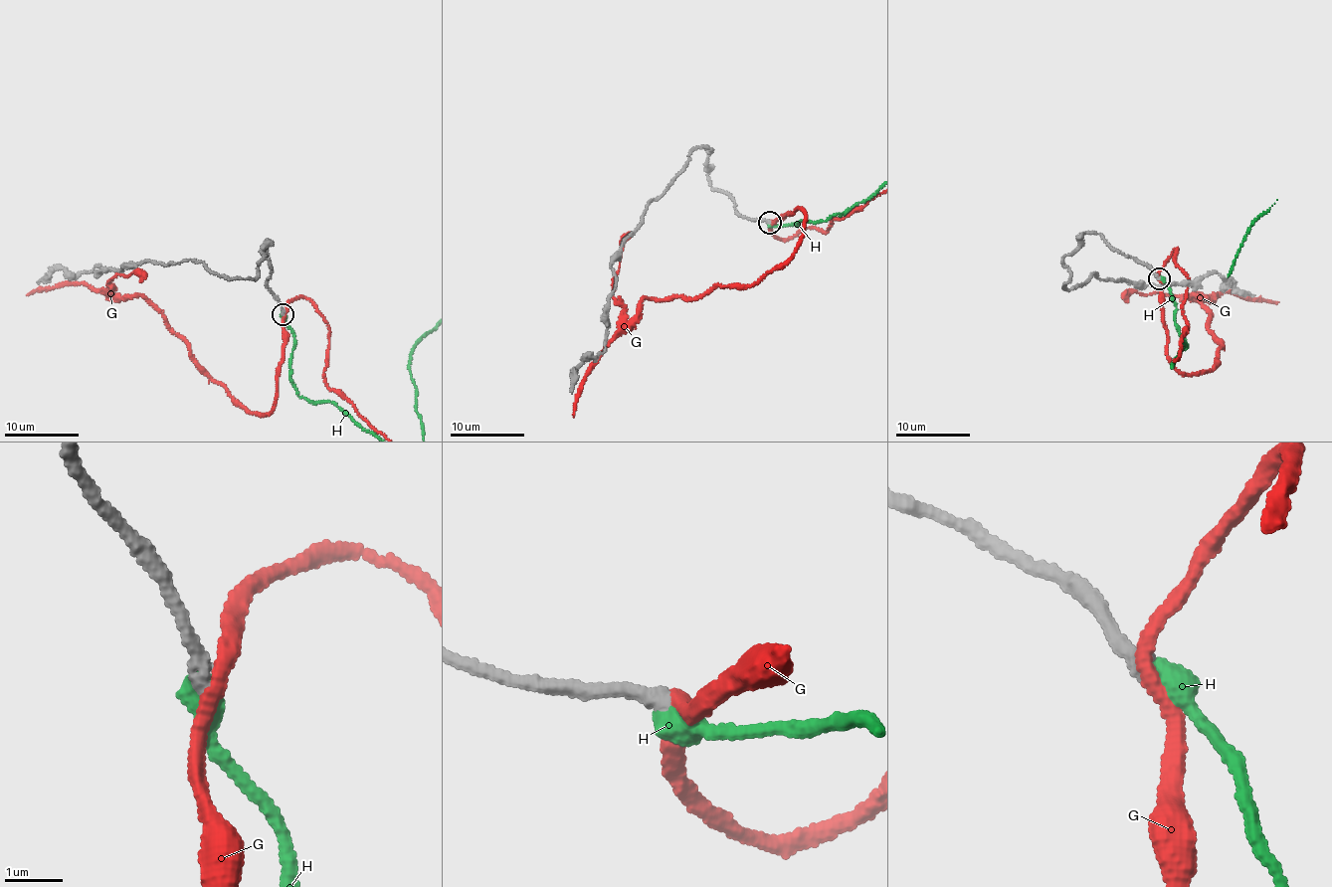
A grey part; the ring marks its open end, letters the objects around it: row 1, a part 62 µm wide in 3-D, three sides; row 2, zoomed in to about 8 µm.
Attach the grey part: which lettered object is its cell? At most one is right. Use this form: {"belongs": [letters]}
{"belongs": ["H"]}

